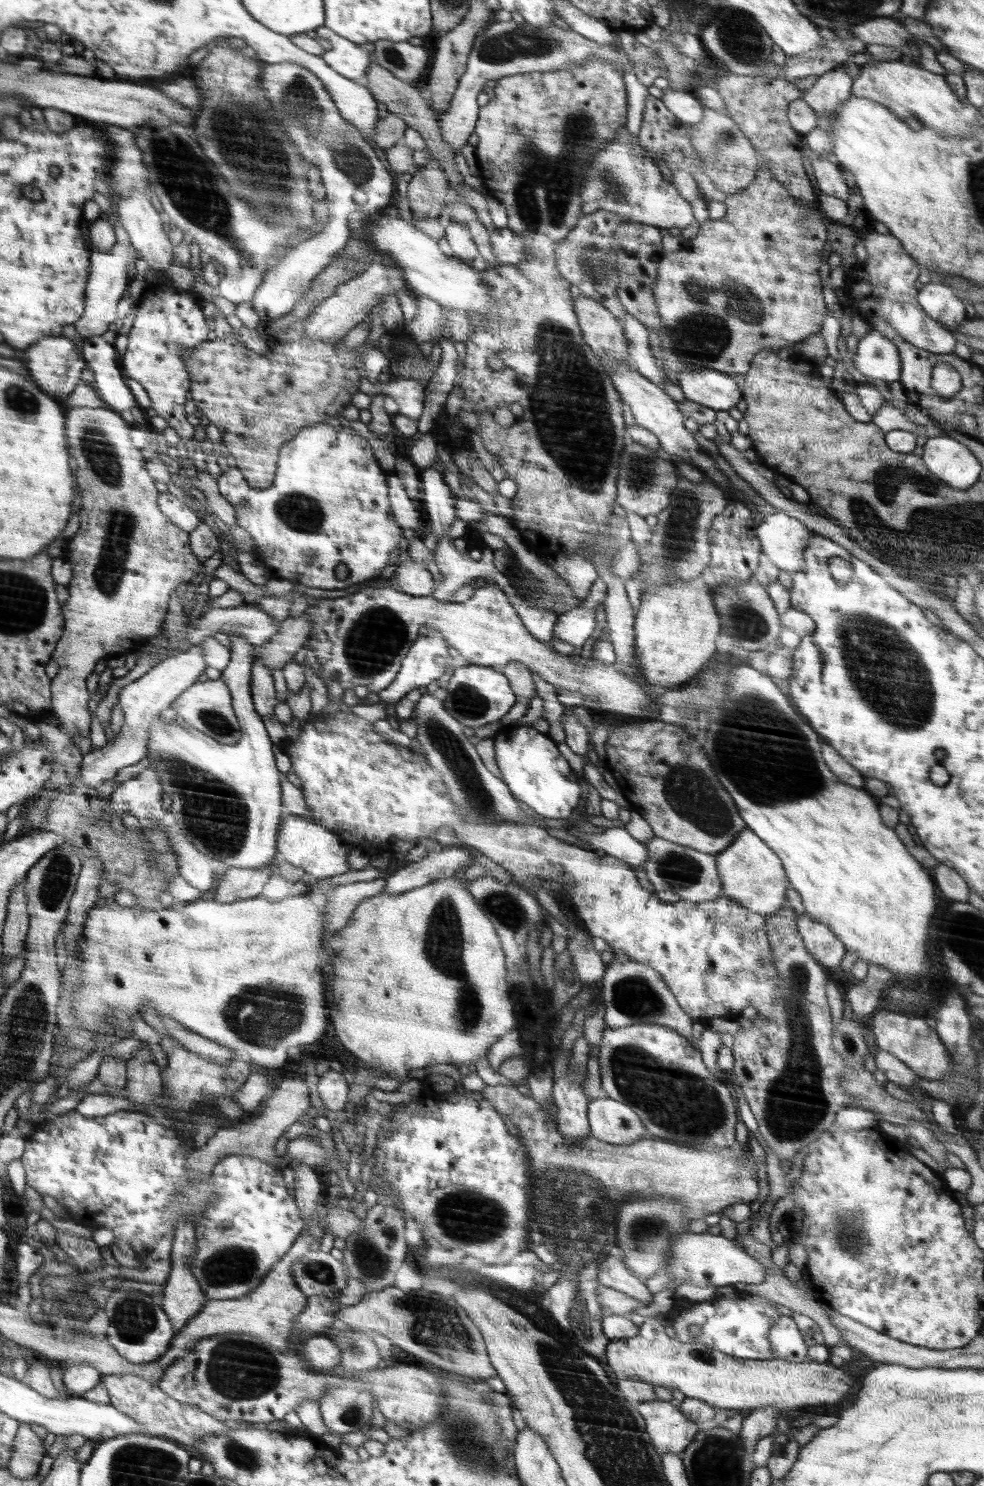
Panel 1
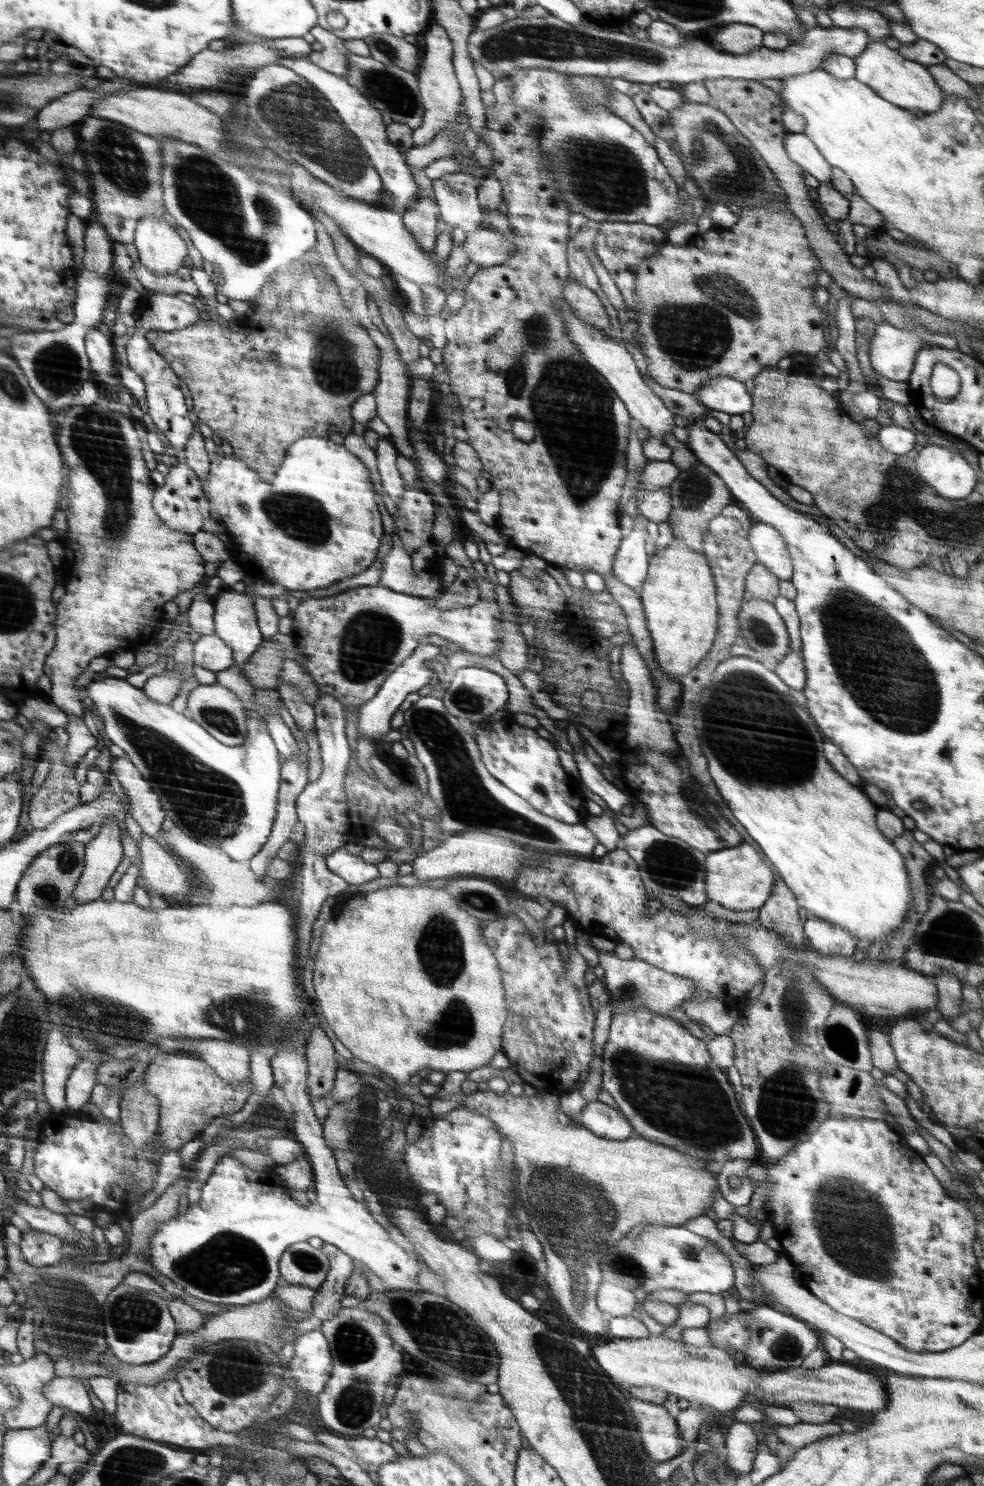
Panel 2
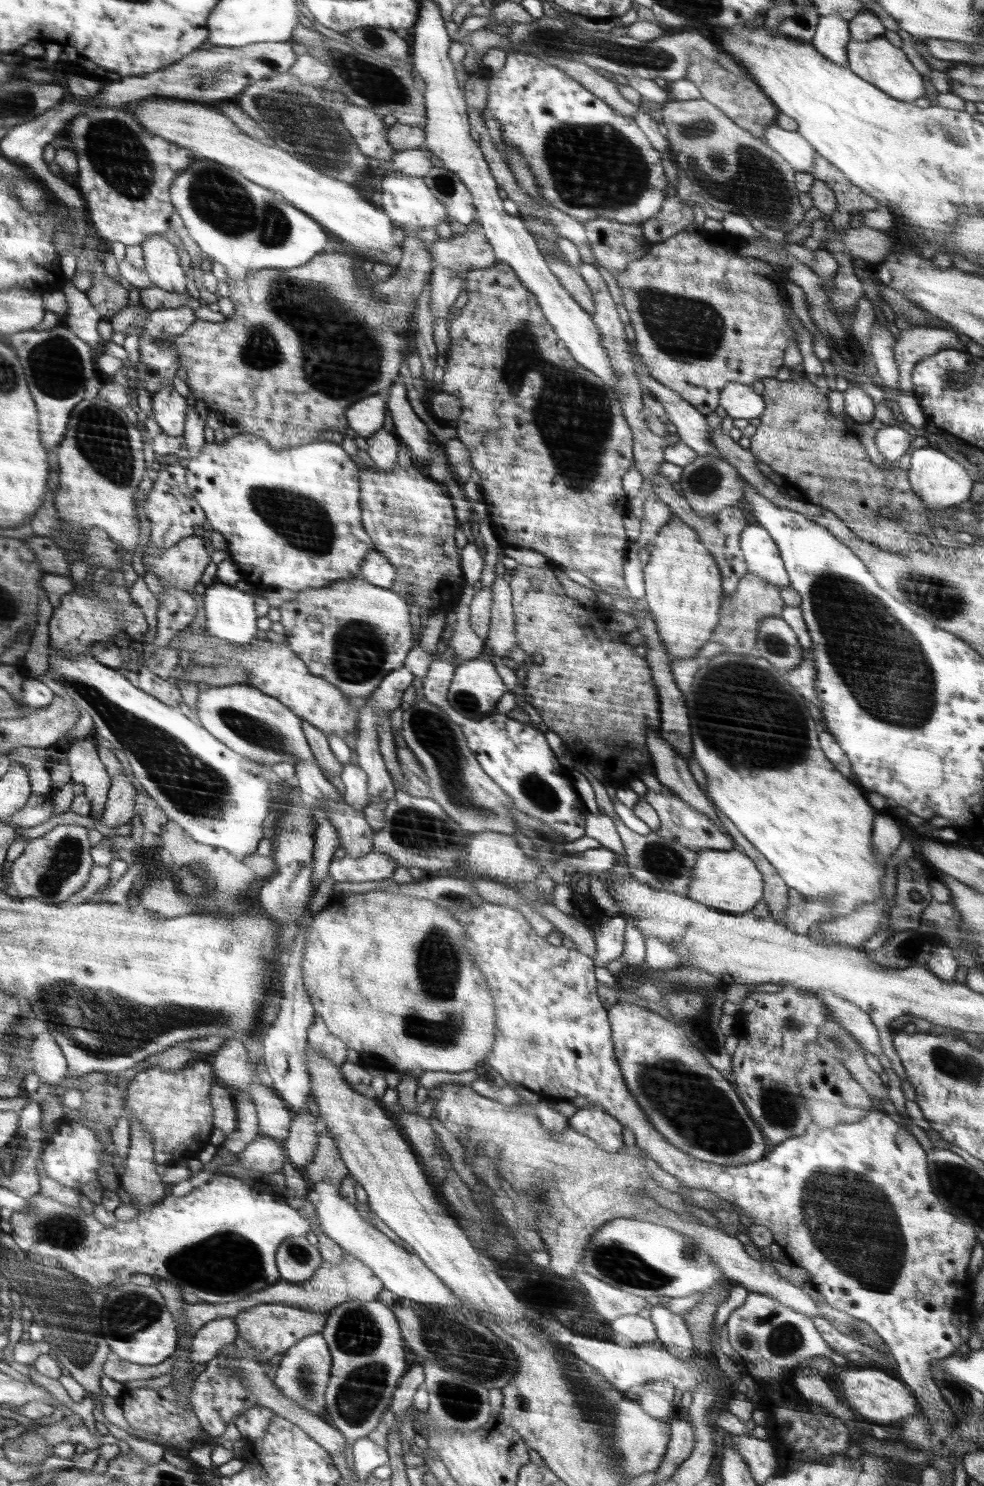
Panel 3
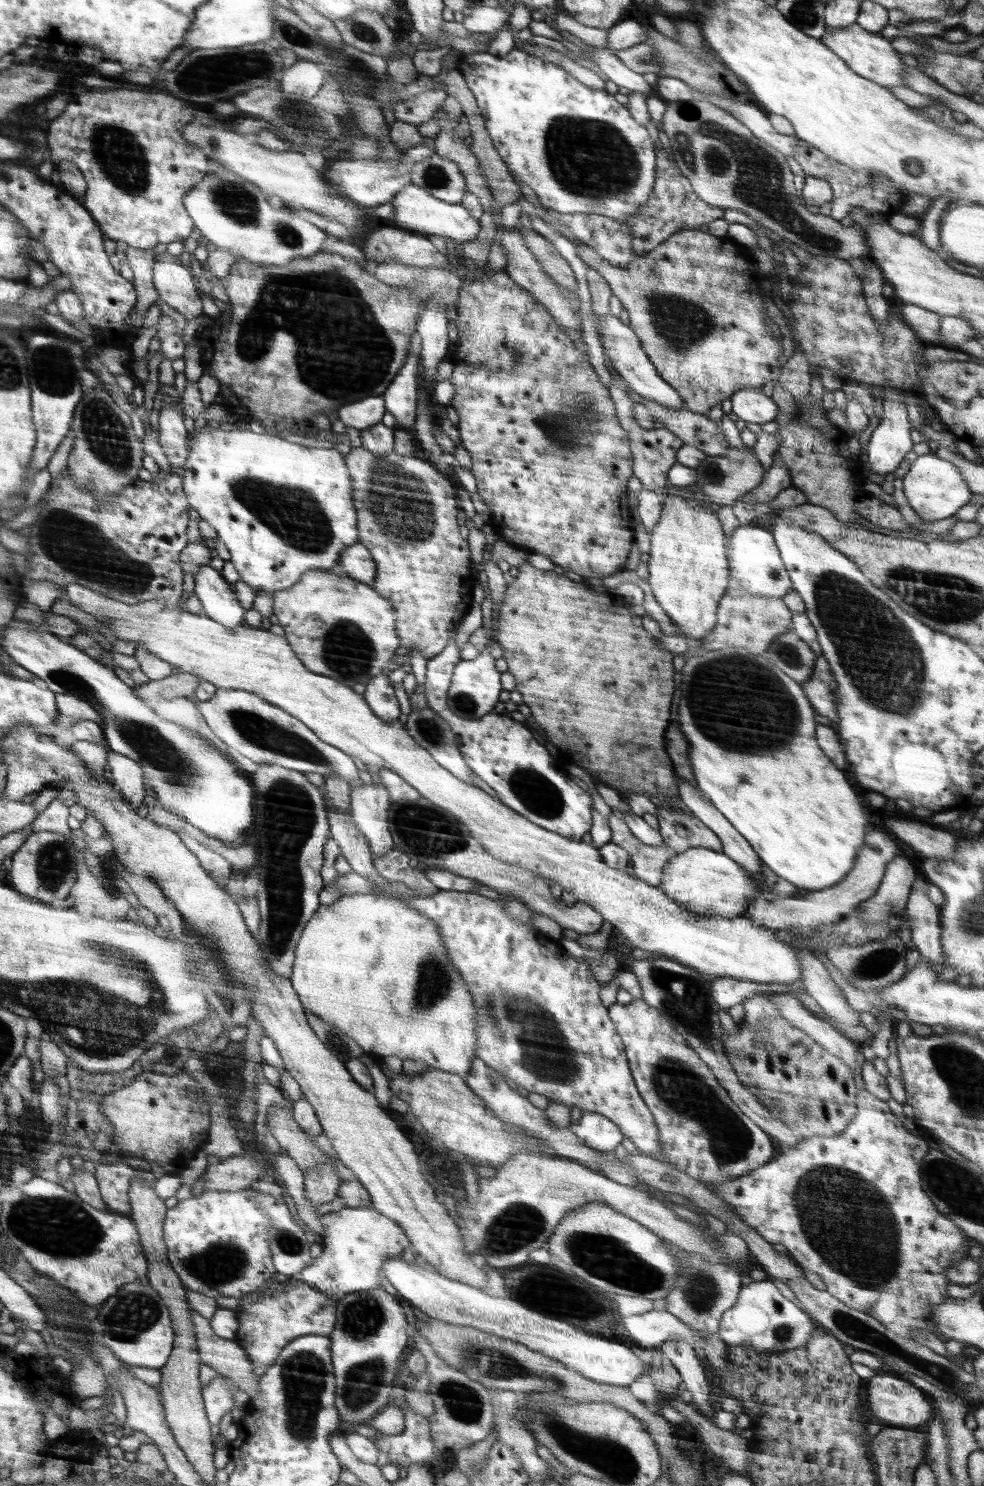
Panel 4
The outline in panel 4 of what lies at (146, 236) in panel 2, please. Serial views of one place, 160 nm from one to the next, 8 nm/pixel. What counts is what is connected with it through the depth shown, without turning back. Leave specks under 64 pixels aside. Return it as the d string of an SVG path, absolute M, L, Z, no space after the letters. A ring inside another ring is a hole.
M167 252L155 255L153 283L159 298L170 308L174 307L185 320L194 320L203 314L192 274L178 262L178 257Z

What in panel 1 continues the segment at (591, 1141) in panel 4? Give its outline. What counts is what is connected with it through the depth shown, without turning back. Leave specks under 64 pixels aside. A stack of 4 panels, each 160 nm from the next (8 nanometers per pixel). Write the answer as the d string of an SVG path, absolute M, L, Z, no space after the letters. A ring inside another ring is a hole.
M608 1096L600 1099L592 1099L588 1106L589 1125L592 1138L617 1145L636 1143L648 1135L648 1129L640 1120L632 1106L624 1101L614 1100Z

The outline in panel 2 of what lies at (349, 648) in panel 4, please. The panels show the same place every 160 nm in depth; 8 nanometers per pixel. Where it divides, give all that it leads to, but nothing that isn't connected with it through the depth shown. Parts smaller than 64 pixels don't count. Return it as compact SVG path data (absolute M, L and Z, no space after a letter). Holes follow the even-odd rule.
M378 585L357 588L318 600L304 598L295 611L291 611L290 635L296 640L297 650L302 655L301 664L306 665L321 694L331 694L344 705L359 707L372 699L388 676L418 648L418 640L426 634L438 635L473 655L492 656L494 653L497 656L500 650L502 609L496 602L478 600L472 606L440 612L434 606L428 606L424 597L394 592L394 589Z

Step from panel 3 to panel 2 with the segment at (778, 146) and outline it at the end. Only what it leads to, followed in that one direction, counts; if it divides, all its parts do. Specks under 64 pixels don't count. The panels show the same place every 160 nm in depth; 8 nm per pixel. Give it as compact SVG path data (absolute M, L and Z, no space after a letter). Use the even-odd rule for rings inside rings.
M802 132L788 133L783 147L788 158L817 178L820 183L830 183L832 166L822 157L818 147Z

